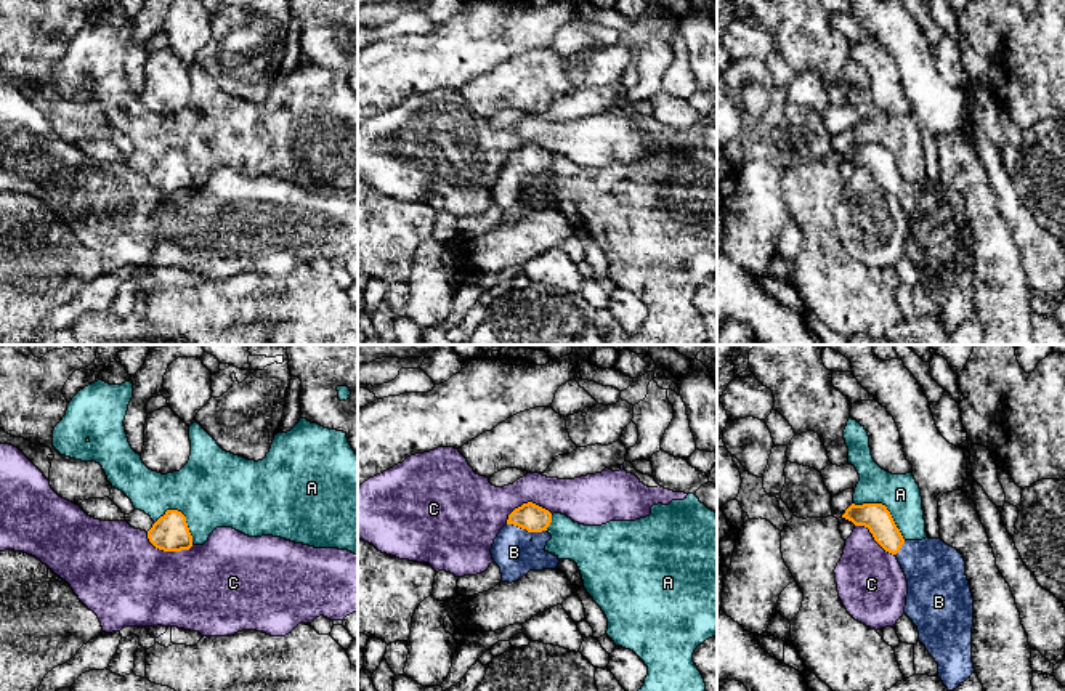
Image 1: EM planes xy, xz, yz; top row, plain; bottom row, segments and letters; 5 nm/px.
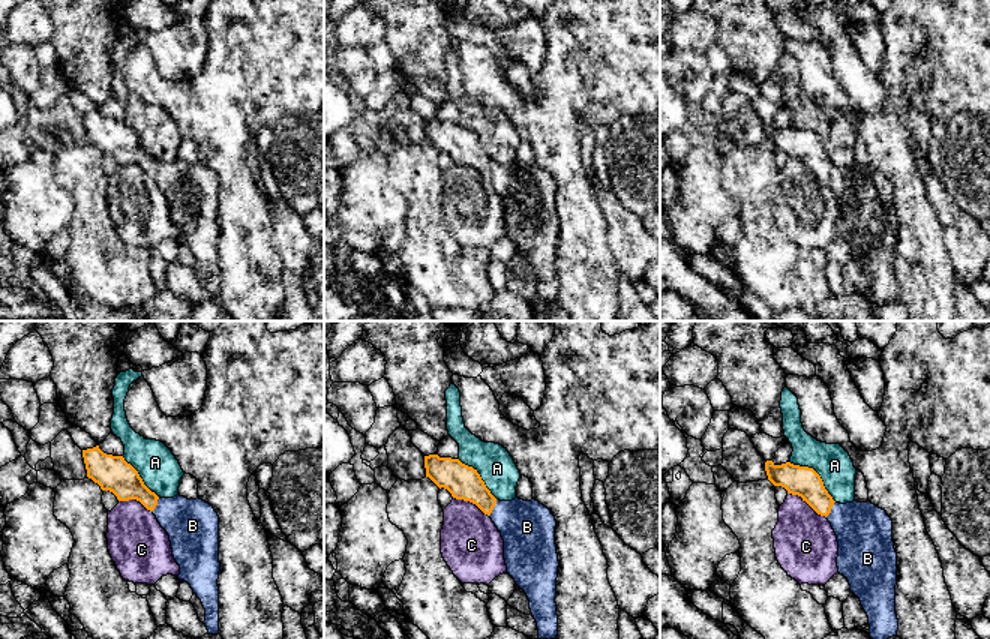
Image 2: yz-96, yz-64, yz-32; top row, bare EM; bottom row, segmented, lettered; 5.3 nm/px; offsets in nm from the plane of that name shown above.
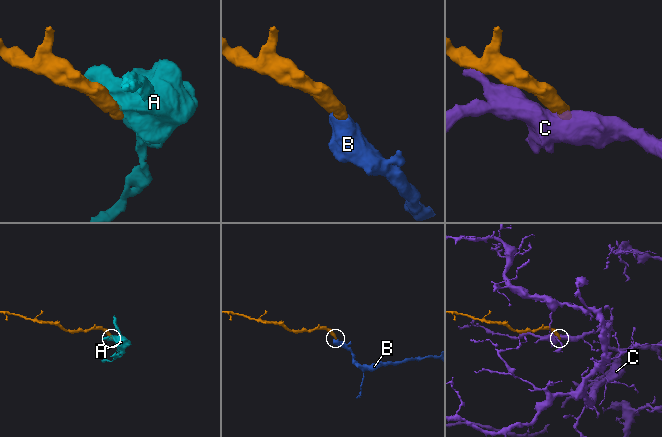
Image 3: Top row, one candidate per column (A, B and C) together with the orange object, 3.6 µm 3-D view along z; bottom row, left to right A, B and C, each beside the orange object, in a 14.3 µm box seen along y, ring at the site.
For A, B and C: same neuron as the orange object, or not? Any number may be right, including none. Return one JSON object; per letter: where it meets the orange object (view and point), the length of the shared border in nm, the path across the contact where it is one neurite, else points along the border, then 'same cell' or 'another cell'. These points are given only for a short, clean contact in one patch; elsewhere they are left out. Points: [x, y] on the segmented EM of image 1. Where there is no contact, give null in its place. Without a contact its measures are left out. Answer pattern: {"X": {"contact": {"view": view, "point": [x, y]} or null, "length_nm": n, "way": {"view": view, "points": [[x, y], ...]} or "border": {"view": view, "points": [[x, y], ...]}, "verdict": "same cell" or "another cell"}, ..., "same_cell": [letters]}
{"A": {"contact": {"view": "yz", "point": [886, 507]}, "length_nm": 320, "border": {"view": "yz", "points": [[854, 502], [882, 504], [905, 539]]}, "verdict": "another cell"}, "B": {"contact": {"view": "xz", "point": [526, 529]}, "length_nm": 200, "way": {"view": "xz", "points": [[533, 518], [526, 529], [514, 542], [514, 552]]}, "verdict": "same cell"}, "C": {"contact": {"view": "xy", "point": [167, 550]}, "length_nm": 240, "border": {"view": "xy", "points": [[146, 533], [146, 537], [164, 550], [188, 550], [193, 545]]}, "verdict": "another cell"}, "same_cell": ["B"]}

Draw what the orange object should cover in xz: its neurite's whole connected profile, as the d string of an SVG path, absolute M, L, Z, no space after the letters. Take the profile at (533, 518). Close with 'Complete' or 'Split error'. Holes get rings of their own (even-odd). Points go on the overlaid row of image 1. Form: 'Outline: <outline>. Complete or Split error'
Outline: M532 502L523 503L508 515L507 524L500 529L491 548L492 560L500 568L502 582L512 584L529 571L555 569L558 566L558 556L544 550L552 539L547 532L550 523L552 513Z. Split error

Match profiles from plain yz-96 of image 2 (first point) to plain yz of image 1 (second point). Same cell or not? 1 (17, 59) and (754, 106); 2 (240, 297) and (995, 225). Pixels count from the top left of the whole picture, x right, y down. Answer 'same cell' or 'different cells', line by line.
1: same cell
2: same cell

